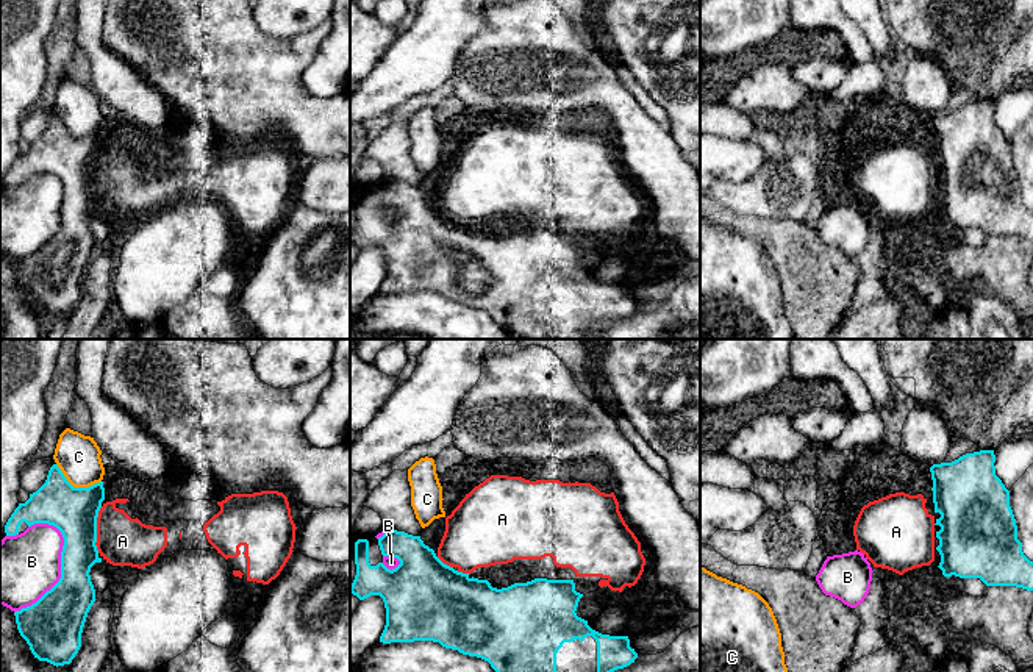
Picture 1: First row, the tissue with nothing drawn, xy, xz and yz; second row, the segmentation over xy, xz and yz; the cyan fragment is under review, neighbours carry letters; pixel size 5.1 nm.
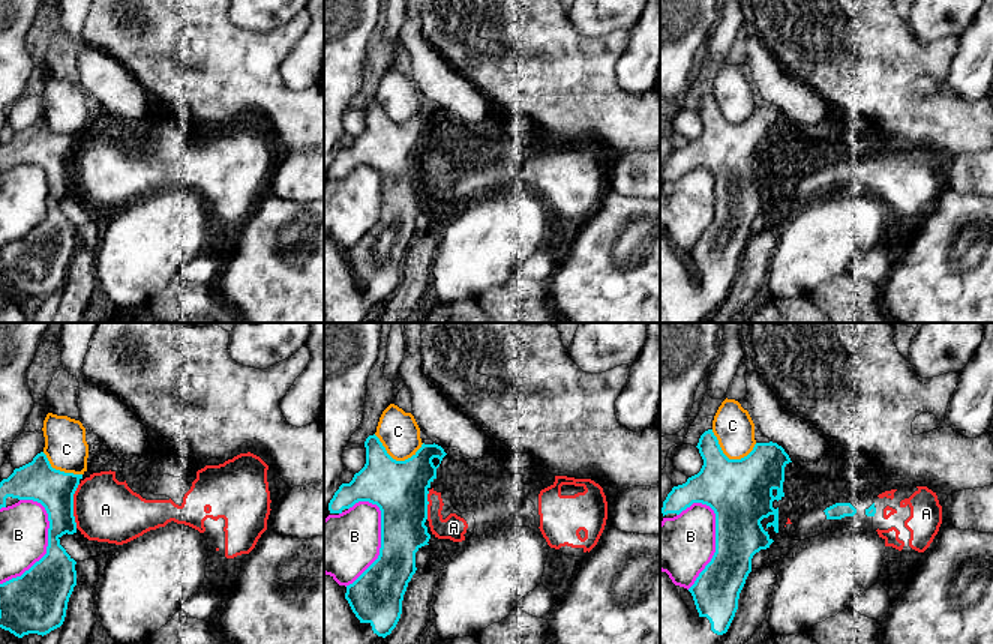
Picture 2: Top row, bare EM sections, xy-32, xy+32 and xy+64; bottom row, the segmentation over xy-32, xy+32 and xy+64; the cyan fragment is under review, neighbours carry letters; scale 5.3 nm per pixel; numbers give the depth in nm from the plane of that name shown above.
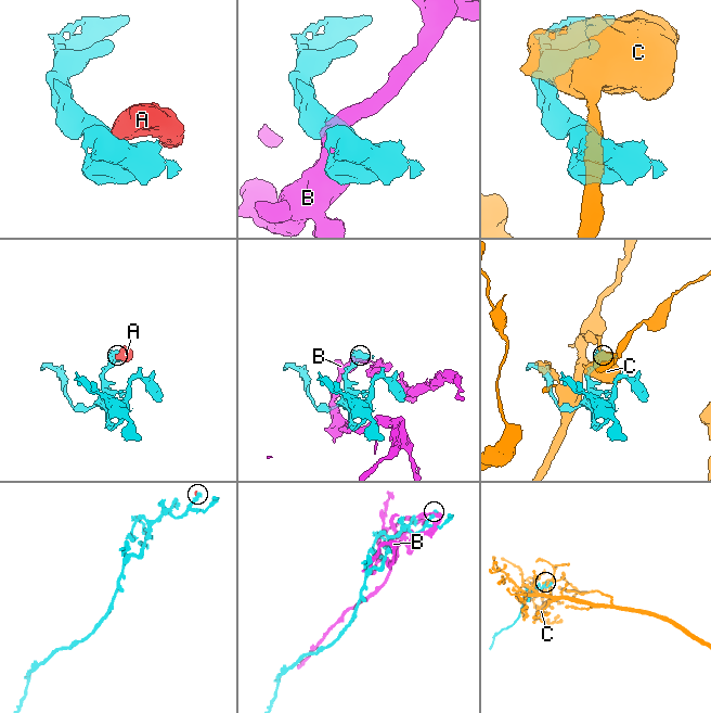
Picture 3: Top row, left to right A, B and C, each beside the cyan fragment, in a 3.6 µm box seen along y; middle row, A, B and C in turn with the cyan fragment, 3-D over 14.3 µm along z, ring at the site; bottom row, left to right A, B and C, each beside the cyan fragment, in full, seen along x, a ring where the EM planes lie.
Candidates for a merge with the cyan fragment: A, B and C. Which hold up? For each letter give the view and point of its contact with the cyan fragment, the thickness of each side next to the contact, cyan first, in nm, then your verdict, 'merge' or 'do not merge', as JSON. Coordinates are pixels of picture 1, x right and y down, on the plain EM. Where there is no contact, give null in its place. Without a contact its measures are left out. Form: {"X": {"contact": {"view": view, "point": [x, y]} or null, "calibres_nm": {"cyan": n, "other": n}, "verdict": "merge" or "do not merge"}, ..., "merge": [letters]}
{"A": {"contact": {"view": "xy", "point": [96, 180]}, "calibres_nm": {"cyan": 240, "other": 260}, "verdict": "merge"}, "B": {"contact": {"view": "xy", "point": [61, 224]}, "calibres_nm": {"cyan": 280, "other": 360}, "verdict": "do not merge"}, "C": {"contact": {"view": "xy", "point": [75, 138]}, "calibres_nm": {"cyan": 240, "other": 220}, "verdict": "do not merge"}, "merge": ["A"]}

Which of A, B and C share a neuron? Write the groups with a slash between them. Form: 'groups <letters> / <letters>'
groups A / B / C

